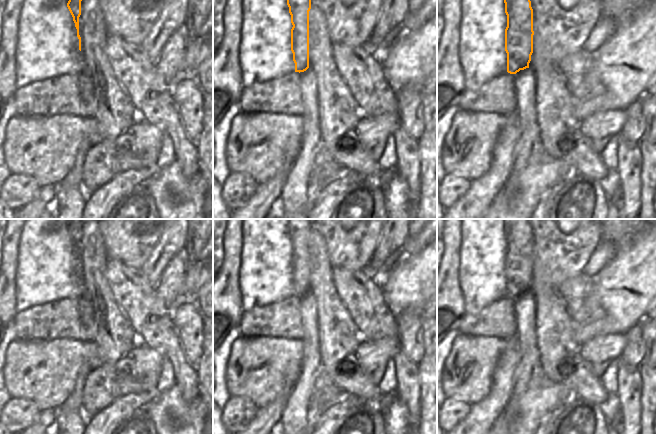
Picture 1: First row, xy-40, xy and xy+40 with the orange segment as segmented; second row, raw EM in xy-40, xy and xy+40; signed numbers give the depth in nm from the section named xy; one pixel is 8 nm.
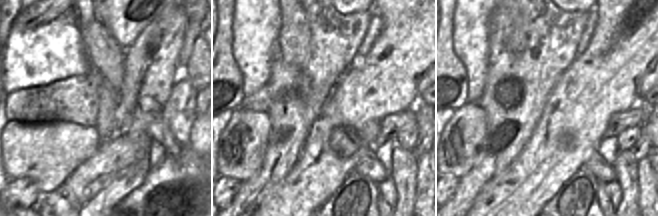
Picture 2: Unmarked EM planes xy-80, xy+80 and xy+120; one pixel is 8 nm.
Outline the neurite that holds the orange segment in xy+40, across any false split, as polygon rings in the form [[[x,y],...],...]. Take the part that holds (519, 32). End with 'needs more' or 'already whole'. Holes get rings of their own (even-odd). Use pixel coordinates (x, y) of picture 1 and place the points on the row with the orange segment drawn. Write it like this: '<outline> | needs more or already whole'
[[[504,0],[507,15],[505,51],[507,72],[529,68],[533,53],[533,9],[530,0]]] | already whole

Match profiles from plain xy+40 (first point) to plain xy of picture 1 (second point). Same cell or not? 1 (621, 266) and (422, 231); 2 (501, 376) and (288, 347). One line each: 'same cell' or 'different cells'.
1: different cells
2: different cells

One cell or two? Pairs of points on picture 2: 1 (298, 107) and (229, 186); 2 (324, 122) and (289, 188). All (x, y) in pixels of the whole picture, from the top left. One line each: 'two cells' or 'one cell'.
1: two cells
2: one cell

